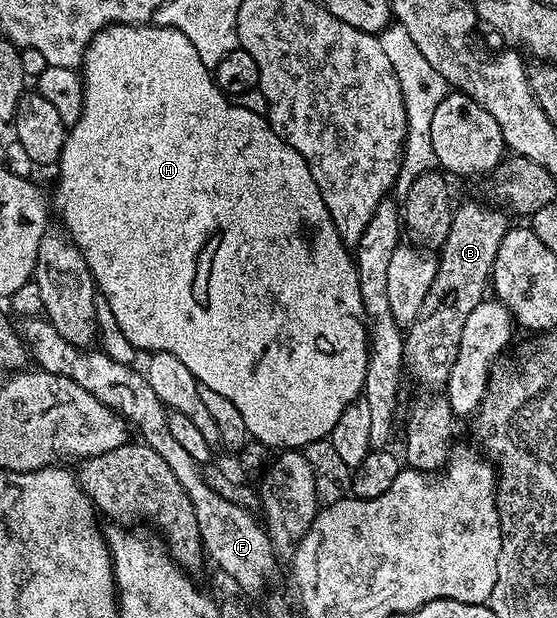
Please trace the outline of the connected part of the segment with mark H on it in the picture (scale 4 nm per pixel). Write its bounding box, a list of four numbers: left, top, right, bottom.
[55,22,369,450]

